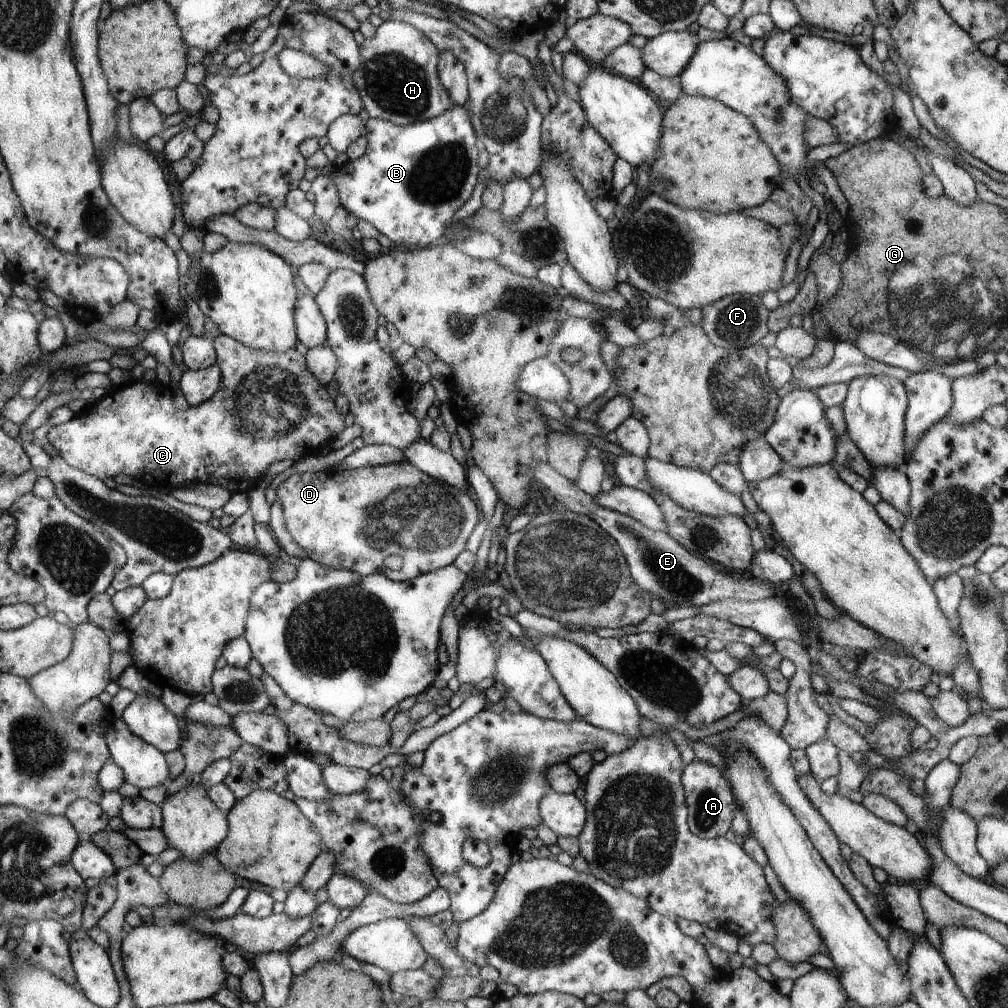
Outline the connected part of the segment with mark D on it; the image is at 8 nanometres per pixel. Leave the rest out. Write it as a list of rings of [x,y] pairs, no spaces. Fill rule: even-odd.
[[[408,462],[396,463],[395,465],[380,465],[377,467],[356,467],[353,469],[332,469],[318,472],[302,472],[302,474],[294,473],[283,483],[277,487],[277,498],[283,503],[285,524],[290,536],[306,551],[309,558],[329,566],[333,569],[346,569],[347,571],[357,572],[362,576],[384,575],[393,581],[407,581],[416,579],[424,573],[444,568],[446,565],[452,565],[464,550],[468,536],[474,532],[476,524],[480,522],[478,516],[478,506],[472,502],[472,498],[468,494],[460,494],[460,491],[454,486],[450,486],[445,482],[436,480],[423,473],[421,469],[416,468]]]

